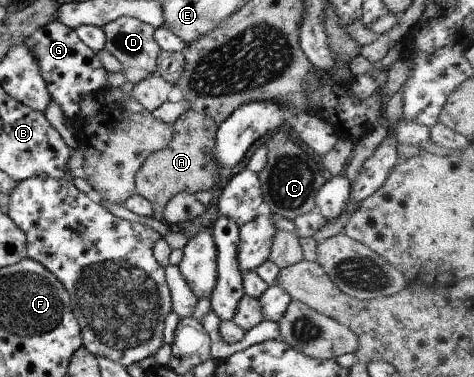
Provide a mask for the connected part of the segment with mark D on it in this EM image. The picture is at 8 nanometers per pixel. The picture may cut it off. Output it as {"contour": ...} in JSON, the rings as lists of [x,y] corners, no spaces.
{"contour":[[[120,16],[118,19],[107,23],[103,30],[106,38],[105,48],[122,63],[124,67],[123,73],[127,76],[127,81],[137,84],[146,75],[156,72],[158,68],[156,59],[158,59],[161,47],[154,39],[155,27],[137,20],[135,17]]]}

